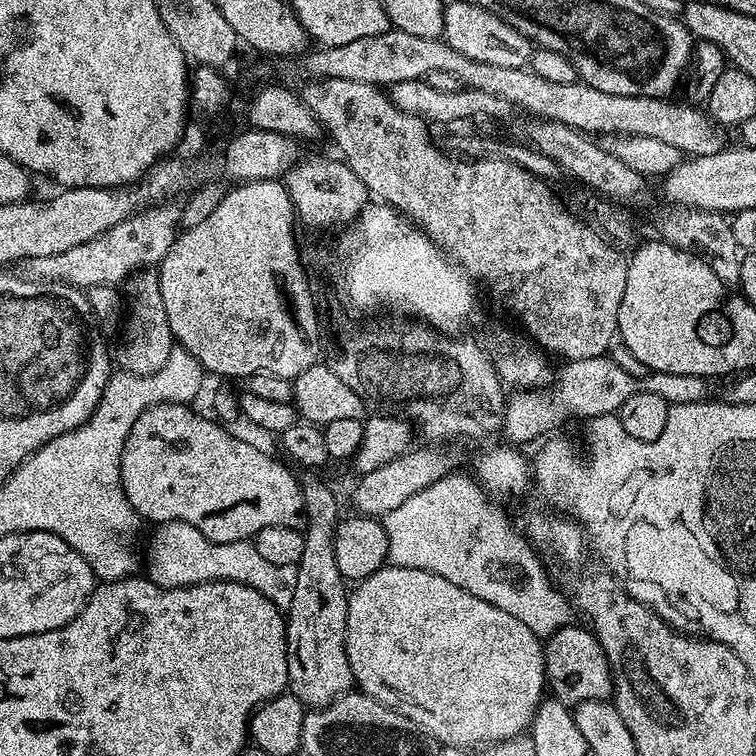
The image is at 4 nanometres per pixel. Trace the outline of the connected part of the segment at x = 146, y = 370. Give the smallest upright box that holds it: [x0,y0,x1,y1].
[116,270,176,376]

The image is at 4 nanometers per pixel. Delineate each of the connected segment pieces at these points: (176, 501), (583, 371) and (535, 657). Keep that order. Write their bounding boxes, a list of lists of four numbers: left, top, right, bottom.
[[120,404,304,542],[502,354,709,446],[346,566,546,749]]

